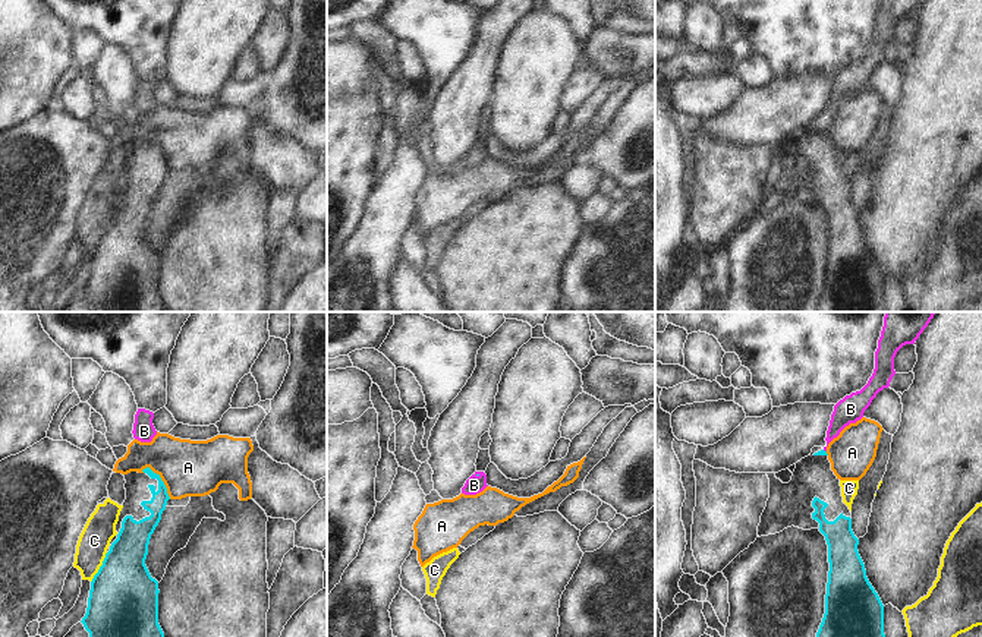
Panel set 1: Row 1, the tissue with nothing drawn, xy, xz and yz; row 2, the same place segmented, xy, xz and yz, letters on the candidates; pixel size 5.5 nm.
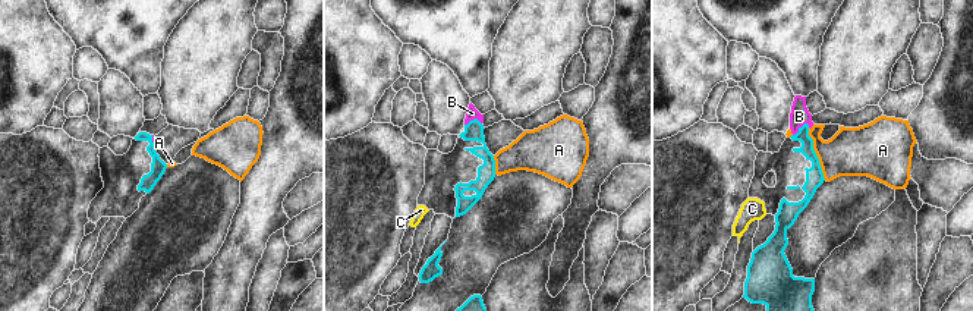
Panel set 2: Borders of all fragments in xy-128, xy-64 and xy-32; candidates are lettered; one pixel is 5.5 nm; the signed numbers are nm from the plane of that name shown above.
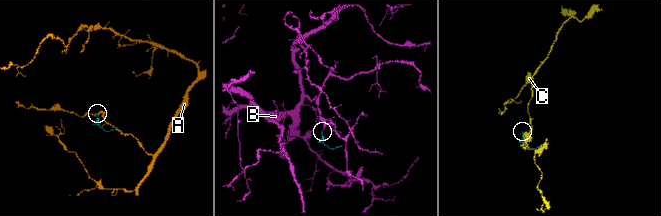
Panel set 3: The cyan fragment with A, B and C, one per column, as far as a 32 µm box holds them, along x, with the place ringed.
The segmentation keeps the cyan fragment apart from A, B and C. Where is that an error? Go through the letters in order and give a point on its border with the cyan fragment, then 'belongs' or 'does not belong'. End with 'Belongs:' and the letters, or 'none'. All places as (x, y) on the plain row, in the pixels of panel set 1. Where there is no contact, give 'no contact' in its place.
A: contact xy (161, 153); does not belong
B: contact yz (822, 122); belongs
C: contact xy (100, 239); does not belong
Belongs: B

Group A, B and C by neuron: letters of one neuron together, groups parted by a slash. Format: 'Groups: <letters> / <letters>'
Groups: A / B / C.

